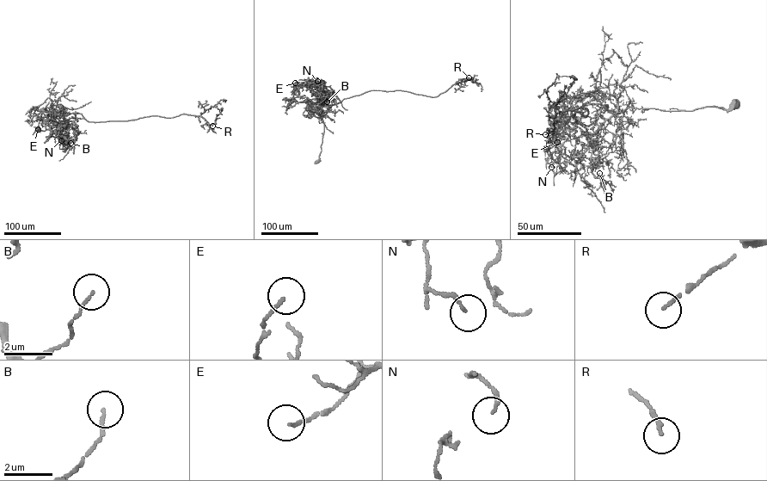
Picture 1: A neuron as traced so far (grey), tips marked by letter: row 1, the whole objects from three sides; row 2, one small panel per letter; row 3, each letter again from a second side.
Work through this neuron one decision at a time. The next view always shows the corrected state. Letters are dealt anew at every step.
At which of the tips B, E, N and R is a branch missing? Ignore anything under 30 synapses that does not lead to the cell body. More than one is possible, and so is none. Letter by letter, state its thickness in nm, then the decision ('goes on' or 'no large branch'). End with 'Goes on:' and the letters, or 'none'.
B: 100 nm | no large branch
E: 120 nm | no large branch
N: 130 nm | no large branch
R: 120 nm | goes on
Goes on: R

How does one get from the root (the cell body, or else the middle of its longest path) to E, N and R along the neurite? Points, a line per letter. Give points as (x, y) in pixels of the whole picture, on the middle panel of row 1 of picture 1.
E: (317, 161), (324, 122), (316, 103), (307, 97), (302, 98), (296, 95), (295, 83)
N: (317, 161), (324, 126), (316, 105), (324, 98), (324, 90), (319, 87), (317, 81)
R: (317, 161), (324, 130), (316, 110), (320, 105), (333, 105), (372, 90), (401, 90), (436, 96), (469, 77)

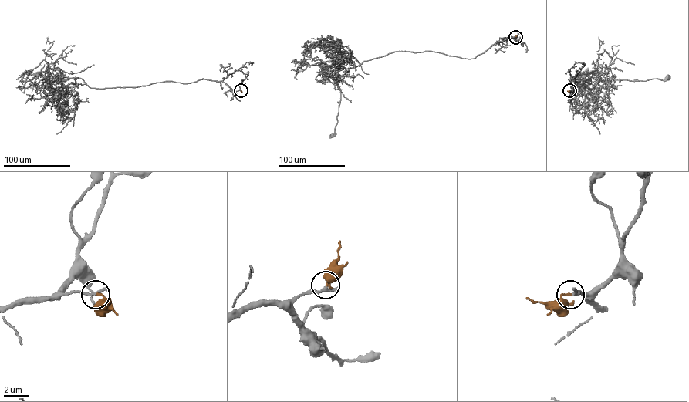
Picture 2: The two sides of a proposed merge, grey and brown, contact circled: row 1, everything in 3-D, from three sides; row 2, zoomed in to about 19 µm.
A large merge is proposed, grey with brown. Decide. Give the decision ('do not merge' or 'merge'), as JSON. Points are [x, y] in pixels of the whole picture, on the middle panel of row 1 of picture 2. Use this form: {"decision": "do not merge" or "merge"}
{"decision": "merge"}

